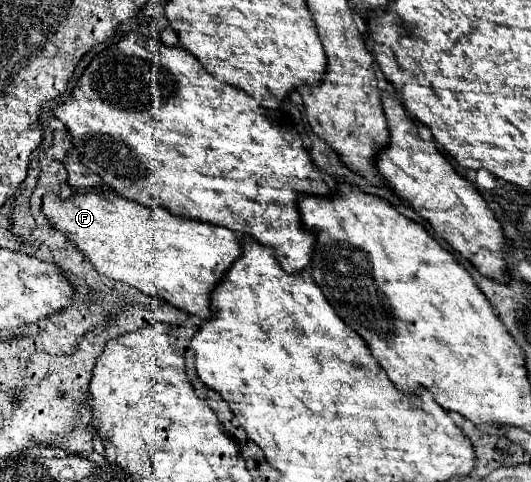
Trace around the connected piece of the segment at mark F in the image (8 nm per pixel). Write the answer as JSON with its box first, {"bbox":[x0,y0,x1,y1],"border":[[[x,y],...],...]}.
{"bbox":[42,191,242,319],"border":[[[48,191],[42,199],[42,213],[54,225],[54,229],[62,231],[88,257],[98,273],[116,281],[124,281],[146,295],[162,295],[174,307],[200,319],[210,317],[210,293],[242,251],[240,237],[226,227],[176,217],[170,211],[140,205],[116,195],[114,191],[78,191],[72,193],[68,199],[62,199],[58,193]]]}

